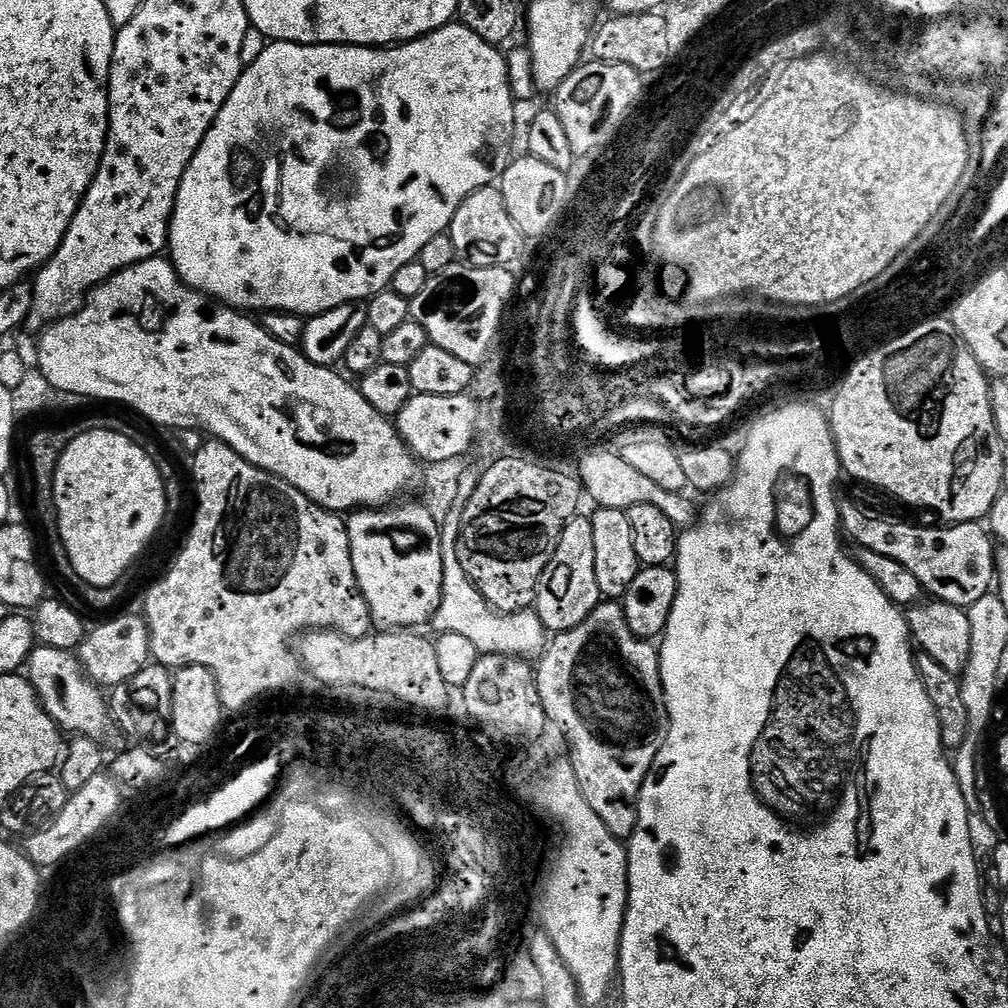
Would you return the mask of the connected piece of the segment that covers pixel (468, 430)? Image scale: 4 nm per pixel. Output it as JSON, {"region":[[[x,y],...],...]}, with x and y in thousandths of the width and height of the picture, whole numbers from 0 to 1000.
{"region":[[[435,391],[410,392],[391,415],[394,429],[401,436],[414,457],[427,461],[443,455],[463,453],[463,448],[473,439],[472,420],[475,407],[467,392],[436,393]]]}

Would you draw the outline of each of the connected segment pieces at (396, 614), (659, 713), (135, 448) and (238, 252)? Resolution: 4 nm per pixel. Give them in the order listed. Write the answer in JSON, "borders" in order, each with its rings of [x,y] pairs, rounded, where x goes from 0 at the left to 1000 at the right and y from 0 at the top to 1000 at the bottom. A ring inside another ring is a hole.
{"borders":[[[[405,500],[402,504],[391,504],[393,502],[380,502],[368,506],[353,506],[344,513],[345,533],[347,534],[347,554],[351,558],[351,569],[355,573],[355,581],[363,593],[363,597],[369,606],[369,618],[380,621],[382,624],[412,624],[413,619],[424,620],[429,611],[435,605],[438,597],[438,538],[437,537],[437,522],[428,513],[425,503],[416,500]]],[[[596,597],[581,617],[573,617],[569,625],[551,628],[534,658],[530,666],[538,704],[542,704],[544,718],[553,718],[567,741],[565,753],[581,796],[612,832],[626,832],[632,819],[631,797],[665,725],[652,640],[625,625],[618,598]]],[[[107,423],[80,428],[79,433],[65,442],[54,470],[52,498],[56,501],[58,522],[73,565],[77,565],[77,573],[94,583],[118,580],[123,566],[142,550],[143,543],[162,522],[163,512],[168,511],[163,479],[148,445],[134,440],[127,431],[112,429]]],[[[449,22],[431,30],[422,36],[416,36],[413,40],[406,40],[403,44],[392,46],[378,46],[376,48],[356,48],[350,44],[284,44],[281,42],[267,43],[256,57],[256,62],[245,64],[239,71],[232,89],[224,97],[216,117],[208,125],[204,137],[200,137],[200,145],[188,157],[185,165],[185,173],[181,173],[181,181],[177,185],[177,196],[173,204],[171,219],[167,225],[167,244],[169,257],[175,265],[175,271],[184,282],[188,282],[193,290],[201,290],[202,293],[210,295],[211,298],[228,306],[233,306],[243,312],[261,312],[264,310],[292,310],[299,315],[314,313],[323,308],[329,308],[340,302],[351,302],[354,300],[364,300],[377,290],[382,289],[388,283],[391,272],[403,264],[407,259],[416,255],[419,244],[427,240],[435,232],[443,230],[454,204],[466,196],[474,188],[491,184],[496,176],[500,174],[506,160],[509,158],[508,138],[512,135],[512,107],[513,100],[508,97],[506,81],[504,80],[504,70],[502,69],[502,56],[493,45],[482,42],[470,34],[462,25]]]]}

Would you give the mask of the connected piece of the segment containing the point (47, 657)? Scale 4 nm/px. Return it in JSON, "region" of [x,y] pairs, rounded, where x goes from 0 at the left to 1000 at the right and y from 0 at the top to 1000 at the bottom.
{"region":[[[49,639],[33,643],[28,651],[26,673],[32,678],[46,708],[50,708],[50,712],[61,724],[69,726],[72,731],[83,730],[96,736],[102,735],[102,730],[109,723],[108,695],[100,680],[94,679],[83,668],[83,662],[72,648],[54,645],[54,641]]]}

